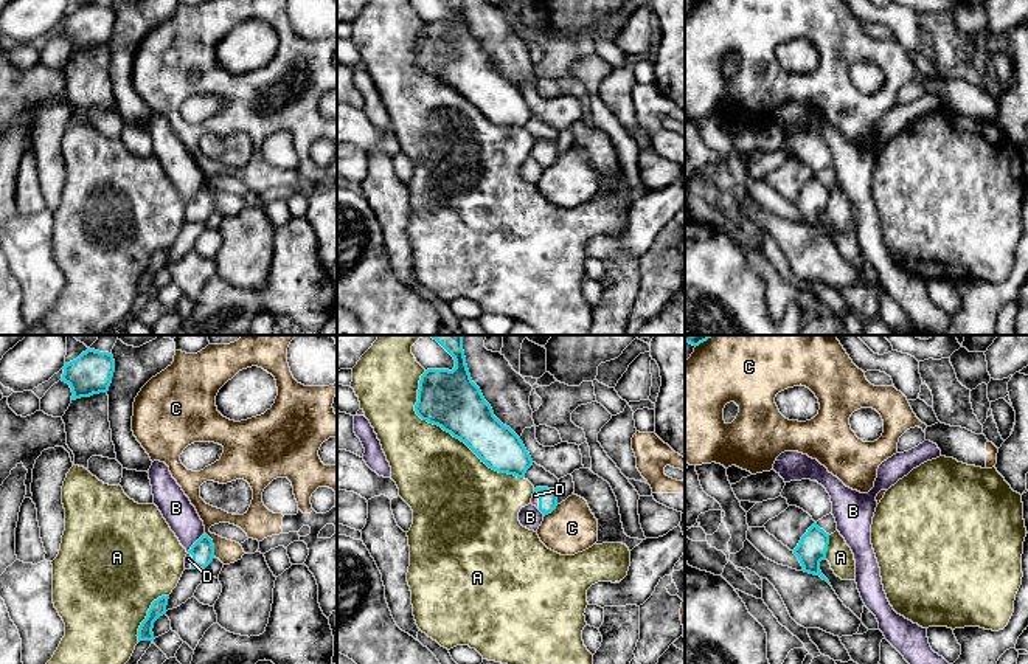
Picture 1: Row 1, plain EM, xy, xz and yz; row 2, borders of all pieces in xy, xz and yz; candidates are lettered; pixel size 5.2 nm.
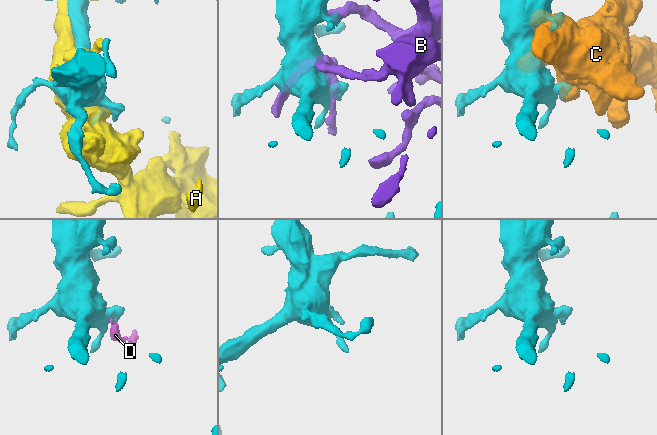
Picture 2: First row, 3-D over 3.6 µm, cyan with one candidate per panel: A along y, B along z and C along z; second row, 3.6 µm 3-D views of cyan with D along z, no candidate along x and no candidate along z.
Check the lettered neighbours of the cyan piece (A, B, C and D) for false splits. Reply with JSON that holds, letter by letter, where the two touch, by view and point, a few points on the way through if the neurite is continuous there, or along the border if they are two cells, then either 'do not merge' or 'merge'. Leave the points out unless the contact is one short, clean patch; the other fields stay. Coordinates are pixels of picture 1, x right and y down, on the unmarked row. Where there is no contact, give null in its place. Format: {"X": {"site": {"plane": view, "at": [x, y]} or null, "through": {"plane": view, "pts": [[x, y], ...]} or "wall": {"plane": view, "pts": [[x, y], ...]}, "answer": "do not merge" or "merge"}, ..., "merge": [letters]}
{"A": {"site": {"plane": "xz", "at": [449, 84]}, "answer": "do not merge"}, "B": {"site": {"plane": "xy", "at": [196, 194]}, "answer": "do not merge"}, "C": {"site": {"plane": "xy", "at": [213, 197]}, "answer": "do not merge"}, "D": {"site": {"plane": "xz", "at": [539, 152]}, "through": {"plane": "xz", "pts": [[547, 149], [539, 152], [534, 152]]}, "answer": "merge"}, "merge": ["D"]}

